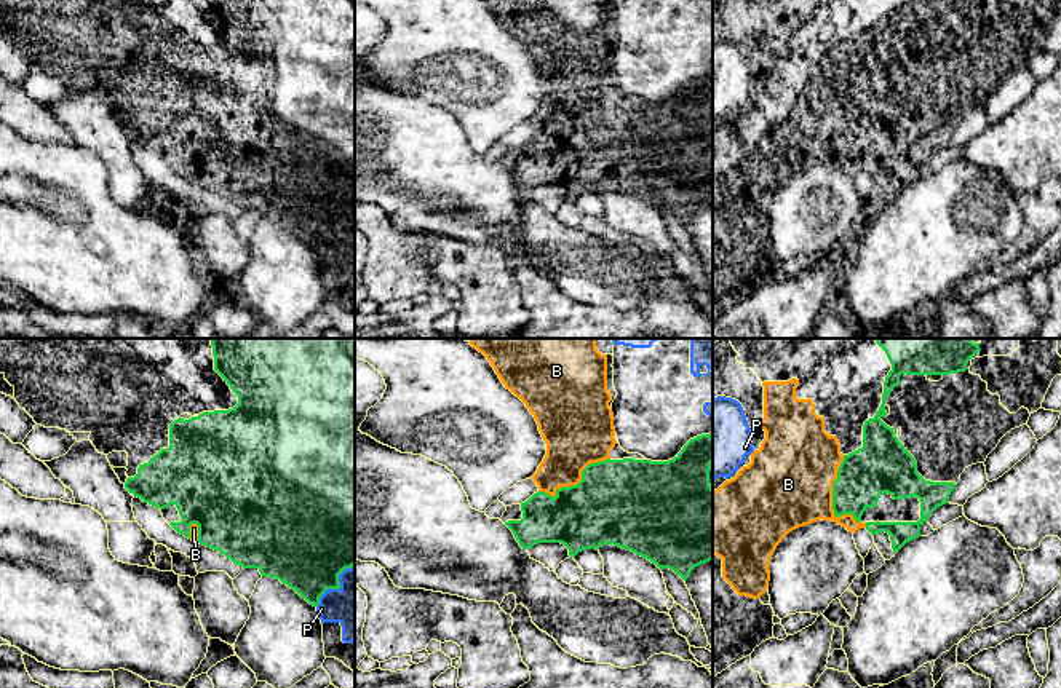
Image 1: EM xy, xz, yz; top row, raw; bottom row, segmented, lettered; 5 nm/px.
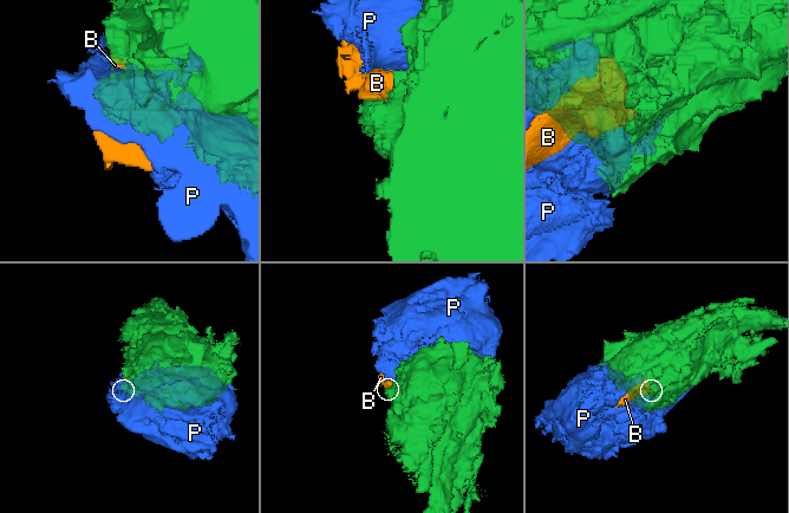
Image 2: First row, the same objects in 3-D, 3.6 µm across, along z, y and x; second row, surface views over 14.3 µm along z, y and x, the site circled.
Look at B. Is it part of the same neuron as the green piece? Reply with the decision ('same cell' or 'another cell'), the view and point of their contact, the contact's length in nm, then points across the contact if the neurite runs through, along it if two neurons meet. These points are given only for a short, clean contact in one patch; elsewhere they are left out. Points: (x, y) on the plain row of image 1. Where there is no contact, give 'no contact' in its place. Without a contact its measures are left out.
another cell; meets green in yz at (833, 141); contact 360 nm long

